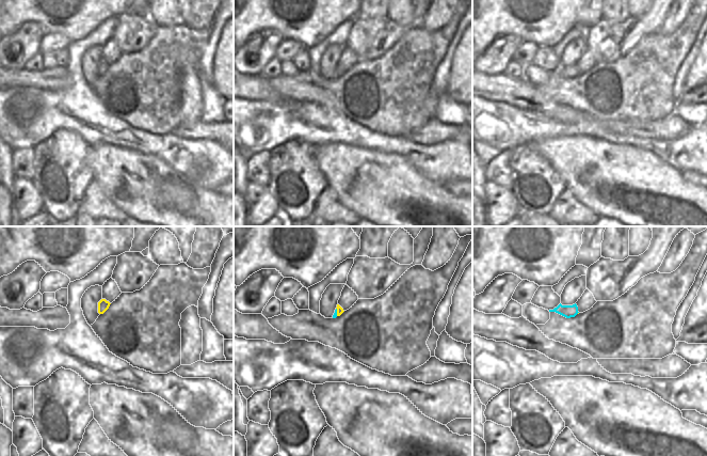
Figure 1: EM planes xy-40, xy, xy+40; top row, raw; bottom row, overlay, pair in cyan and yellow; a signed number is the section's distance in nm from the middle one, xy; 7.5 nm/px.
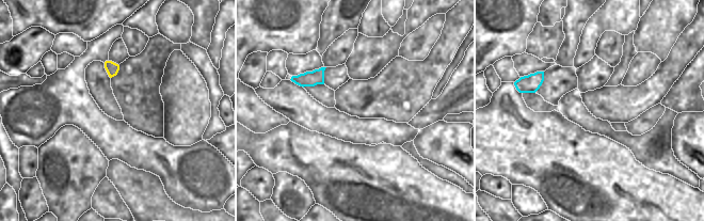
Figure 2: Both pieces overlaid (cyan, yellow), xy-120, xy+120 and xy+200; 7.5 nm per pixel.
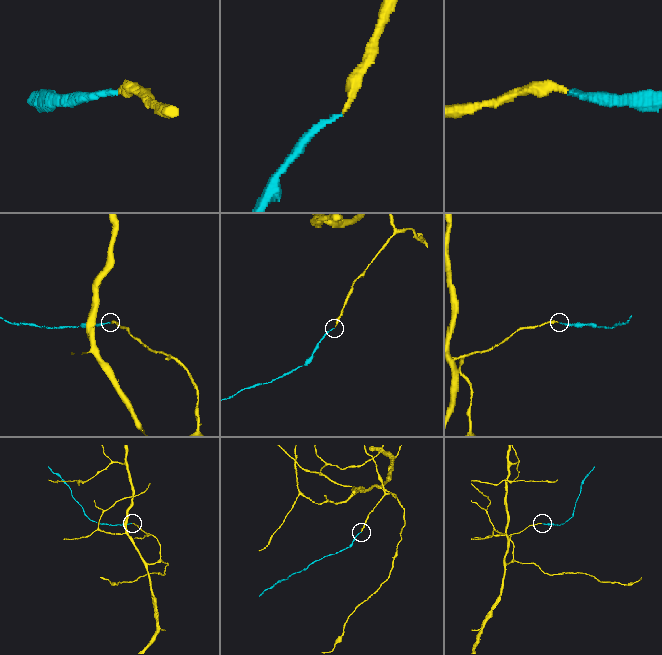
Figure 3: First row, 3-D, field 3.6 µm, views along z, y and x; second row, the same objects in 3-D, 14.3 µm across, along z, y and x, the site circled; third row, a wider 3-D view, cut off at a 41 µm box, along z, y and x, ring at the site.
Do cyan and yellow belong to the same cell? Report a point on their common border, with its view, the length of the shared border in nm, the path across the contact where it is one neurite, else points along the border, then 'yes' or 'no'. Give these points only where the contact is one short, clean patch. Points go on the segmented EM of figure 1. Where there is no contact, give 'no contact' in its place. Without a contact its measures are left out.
contact xy (336, 312); length 60 nm; way xy (335, 314), (336, 312), (339, 310); yes

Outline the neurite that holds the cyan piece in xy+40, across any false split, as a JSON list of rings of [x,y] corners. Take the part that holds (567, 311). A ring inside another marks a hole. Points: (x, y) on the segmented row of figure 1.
[[[561,303],[555,308],[553,310],[549,310],[549,312],[556,312],[566,318],[575,317],[579,312],[578,312],[578,306],[577,304],[573,305],[562,305]]]

